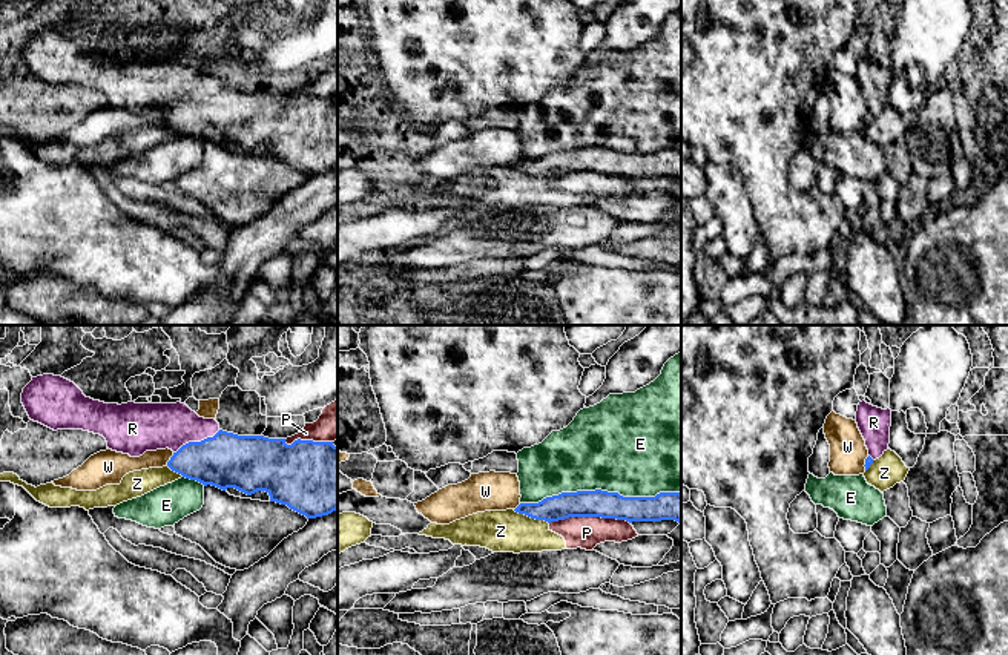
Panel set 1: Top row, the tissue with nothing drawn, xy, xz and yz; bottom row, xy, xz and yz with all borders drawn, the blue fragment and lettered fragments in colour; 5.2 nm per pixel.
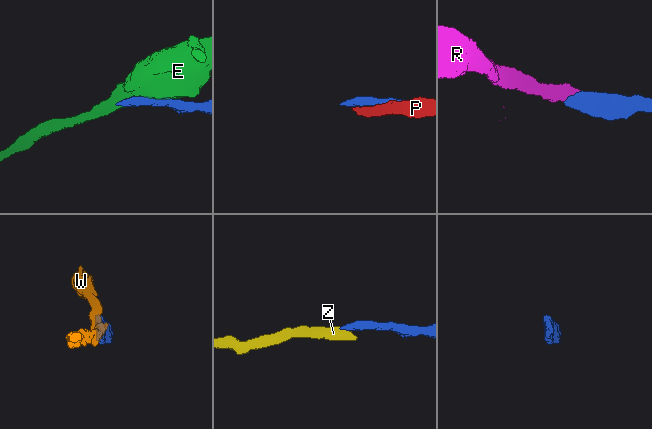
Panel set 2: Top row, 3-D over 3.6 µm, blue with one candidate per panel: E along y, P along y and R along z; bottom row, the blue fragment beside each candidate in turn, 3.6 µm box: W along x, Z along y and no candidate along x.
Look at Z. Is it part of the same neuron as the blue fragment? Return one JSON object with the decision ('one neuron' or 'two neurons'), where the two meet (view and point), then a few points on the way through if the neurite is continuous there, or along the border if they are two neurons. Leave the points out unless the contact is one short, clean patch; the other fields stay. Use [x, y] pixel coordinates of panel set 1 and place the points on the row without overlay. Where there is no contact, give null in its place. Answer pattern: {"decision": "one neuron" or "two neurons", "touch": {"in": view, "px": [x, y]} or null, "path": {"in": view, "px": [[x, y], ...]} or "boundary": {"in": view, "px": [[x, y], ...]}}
{"decision": "two neurons", "touch": {"in": "xz", "px": [531, 174]}, "boundary": {"in": "xz", "px": [[513, 166], [543, 175], [548, 180]]}}

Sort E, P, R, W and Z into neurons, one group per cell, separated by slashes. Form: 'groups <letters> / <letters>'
groups E / P Z / R / W

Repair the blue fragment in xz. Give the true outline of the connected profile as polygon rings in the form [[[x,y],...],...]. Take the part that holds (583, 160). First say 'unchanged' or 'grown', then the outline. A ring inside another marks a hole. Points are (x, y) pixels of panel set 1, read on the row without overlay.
unchanged; [[[601,146],[562,149],[539,160],[520,160],[514,167],[548,179],[569,173],[601,173],[629,179],[675,176],[681,181],[681,150],[660,149],[655,153],[623,153],[618,149]]]

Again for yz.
grown; [[[862,57],[858,61],[855,77],[868,106],[868,114],[864,121],[867,127],[870,121],[888,106],[891,66],[882,66]]]

